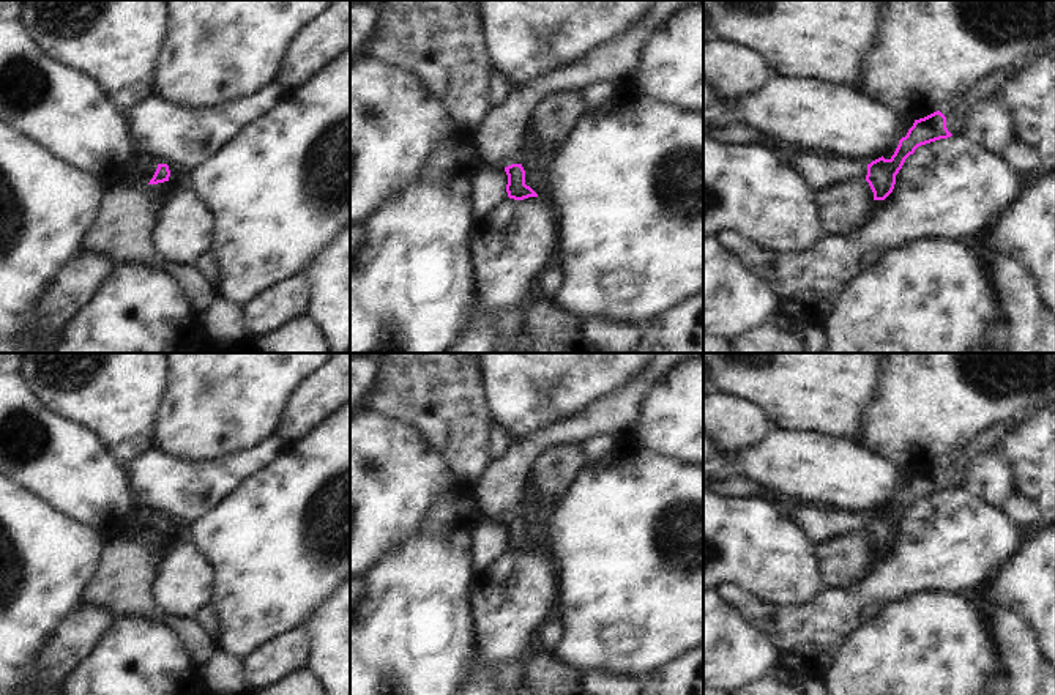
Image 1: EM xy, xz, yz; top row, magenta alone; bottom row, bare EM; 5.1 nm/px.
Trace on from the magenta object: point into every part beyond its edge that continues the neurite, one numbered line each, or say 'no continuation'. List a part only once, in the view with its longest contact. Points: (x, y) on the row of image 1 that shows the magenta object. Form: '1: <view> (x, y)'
1: xy (139, 172)
2: yz (956, 118)

